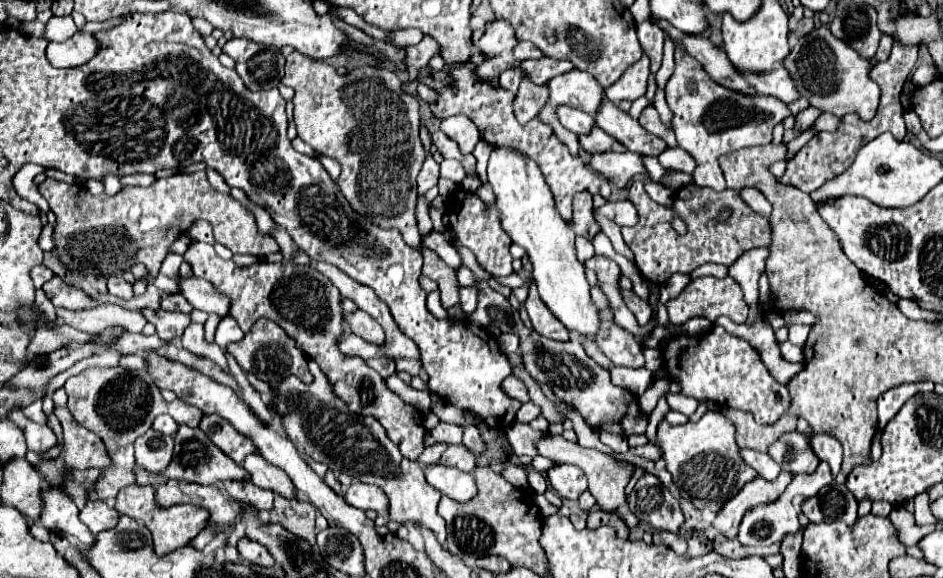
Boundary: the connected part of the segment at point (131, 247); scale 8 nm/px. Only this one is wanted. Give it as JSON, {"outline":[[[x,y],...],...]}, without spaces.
{"outline":[[[194,172],[194,174],[174,174],[168,178],[160,178],[156,180],[152,186],[148,188],[140,188],[140,186],[122,186],[118,190],[118,194],[114,196],[92,196],[86,188],[82,188],[80,184],[66,184],[66,182],[56,182],[52,178],[46,178],[40,184],[40,194],[48,200],[50,210],[56,214],[56,226],[54,226],[54,254],[58,254],[60,262],[78,274],[94,274],[94,276],[118,276],[126,270],[130,270],[134,264],[144,264],[146,270],[150,272],[152,278],[158,276],[162,258],[166,258],[172,242],[176,238],[180,238],[182,234],[186,234],[190,230],[190,226],[196,220],[206,220],[212,224],[214,228],[214,236],[216,242],[228,246],[234,254],[252,254],[252,256],[266,256],[272,254],[278,248],[276,240],[272,236],[266,236],[262,232],[258,232],[256,226],[256,218],[254,214],[240,204],[238,200],[234,200],[230,194],[220,194],[216,192],[208,180],[206,180],[206,172]]]}

